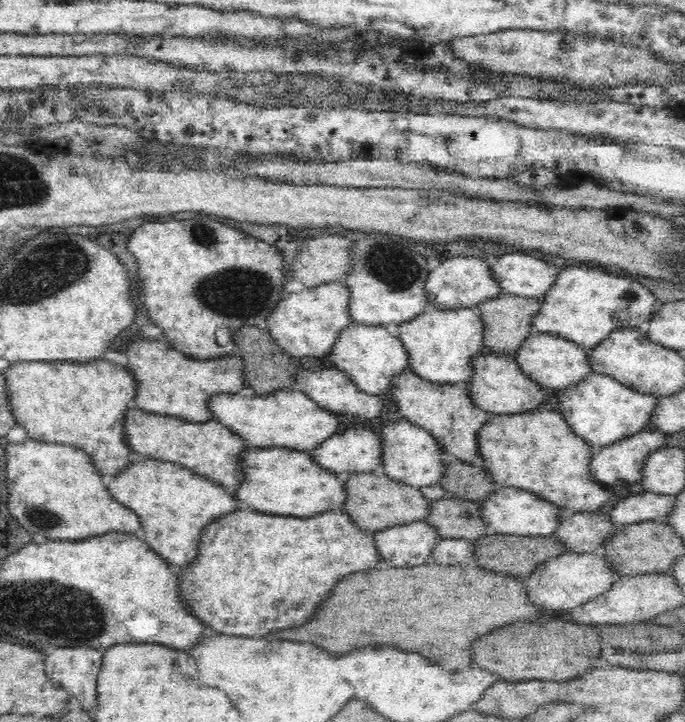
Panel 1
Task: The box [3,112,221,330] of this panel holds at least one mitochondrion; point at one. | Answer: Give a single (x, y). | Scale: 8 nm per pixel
(64, 267)

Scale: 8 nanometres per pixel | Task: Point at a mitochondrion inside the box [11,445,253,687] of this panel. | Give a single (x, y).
(76, 616)

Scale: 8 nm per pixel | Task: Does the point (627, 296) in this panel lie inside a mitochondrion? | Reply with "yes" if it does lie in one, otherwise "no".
yes

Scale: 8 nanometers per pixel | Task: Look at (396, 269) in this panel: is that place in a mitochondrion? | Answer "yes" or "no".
yes

